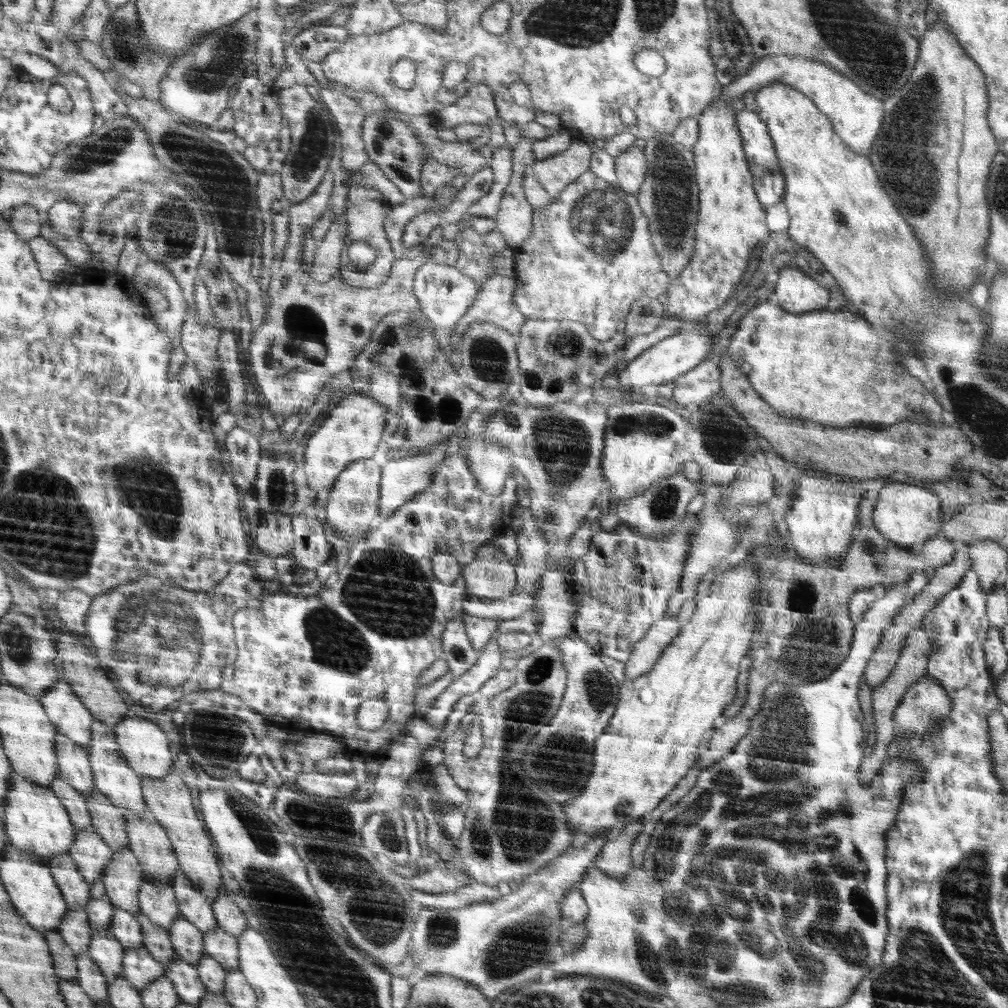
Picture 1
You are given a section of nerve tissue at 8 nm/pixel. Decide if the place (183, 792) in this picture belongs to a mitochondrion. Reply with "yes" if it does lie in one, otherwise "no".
no

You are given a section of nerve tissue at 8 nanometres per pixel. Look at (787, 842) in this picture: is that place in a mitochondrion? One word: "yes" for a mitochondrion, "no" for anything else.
no

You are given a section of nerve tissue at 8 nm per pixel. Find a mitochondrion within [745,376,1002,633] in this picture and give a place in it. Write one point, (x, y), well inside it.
(915, 410)

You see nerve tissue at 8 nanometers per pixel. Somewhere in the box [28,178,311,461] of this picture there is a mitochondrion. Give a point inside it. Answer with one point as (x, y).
(177, 222)

